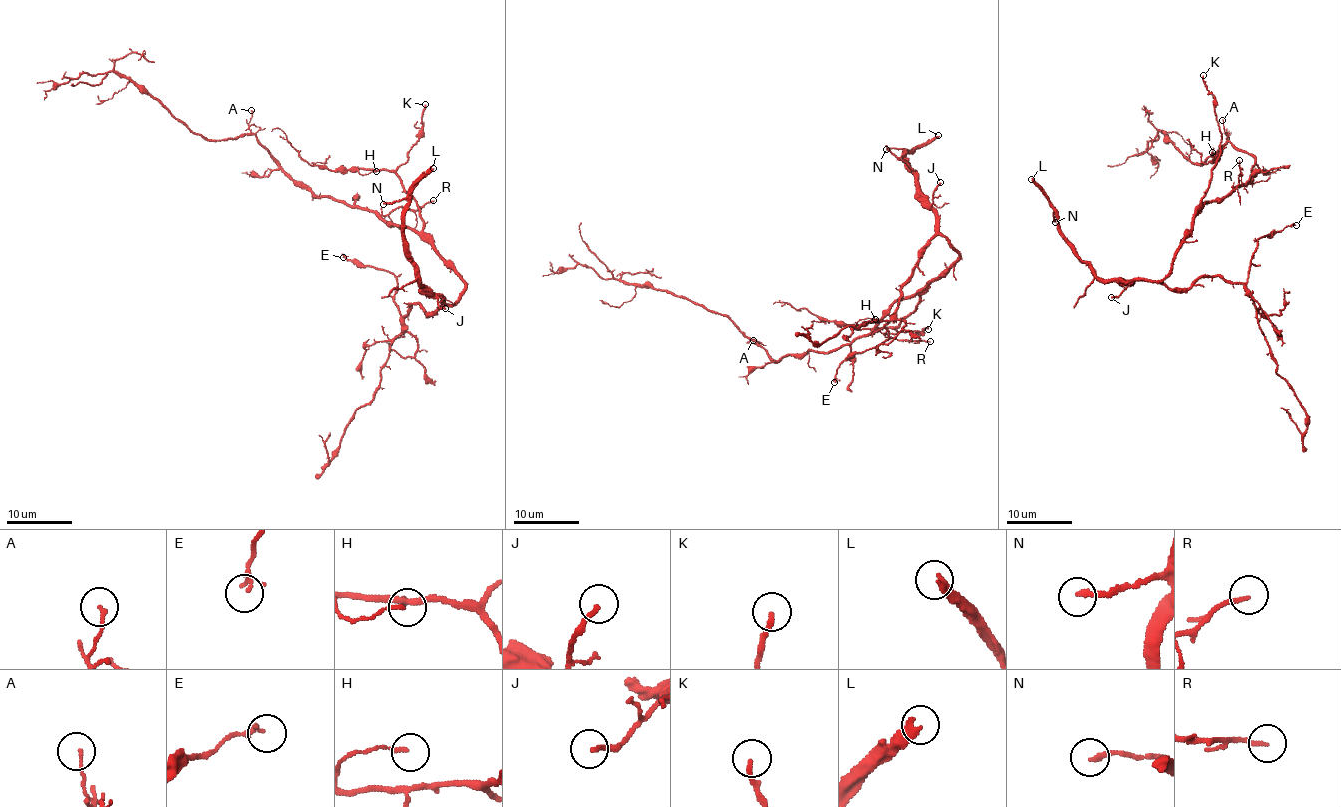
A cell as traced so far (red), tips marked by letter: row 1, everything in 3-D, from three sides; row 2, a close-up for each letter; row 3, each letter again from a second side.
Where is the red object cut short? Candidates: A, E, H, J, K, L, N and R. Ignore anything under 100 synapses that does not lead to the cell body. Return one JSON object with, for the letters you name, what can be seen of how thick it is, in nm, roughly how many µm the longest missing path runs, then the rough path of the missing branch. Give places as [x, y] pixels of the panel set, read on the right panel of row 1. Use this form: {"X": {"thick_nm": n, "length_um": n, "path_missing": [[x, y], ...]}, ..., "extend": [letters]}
{"L": {"thick_nm": 320, "length_um": 140}, "N": {"thick_nm": 190, "length_um": 170}, "extend": ["L", "N"]}

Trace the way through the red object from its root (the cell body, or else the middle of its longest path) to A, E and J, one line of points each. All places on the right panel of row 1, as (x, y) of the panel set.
A: (1213, 200), (1253, 182), (1250, 180), (1255, 159), (1227, 139), (1222, 120)
E: (1213, 200), (1193, 218), (1165, 285), (1185, 289), (1215, 276), (1244, 284), (1257, 240), (1296, 225)
J: (1213, 200), (1193, 218), (1192, 232), (1177, 250), (1172, 267), (1163, 280), (1134, 281), (1111, 297)

